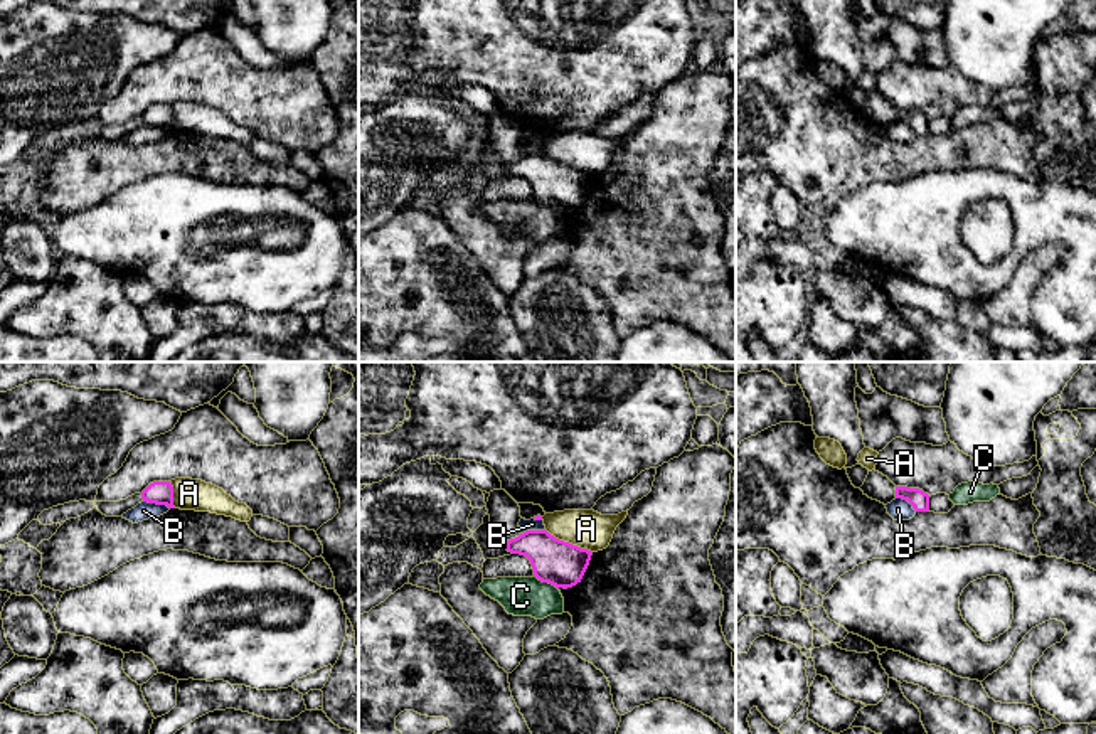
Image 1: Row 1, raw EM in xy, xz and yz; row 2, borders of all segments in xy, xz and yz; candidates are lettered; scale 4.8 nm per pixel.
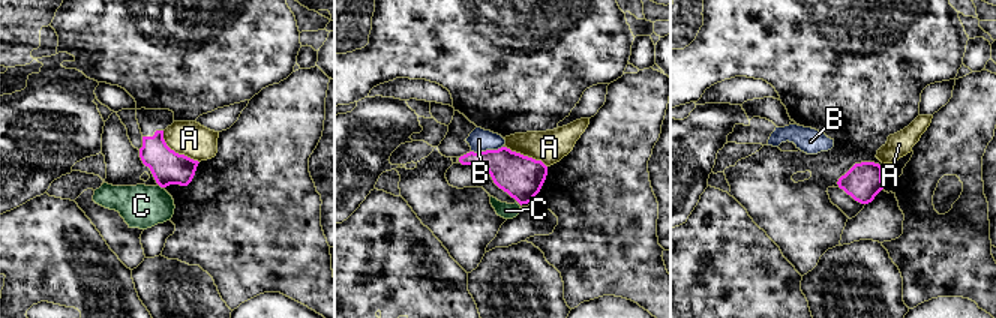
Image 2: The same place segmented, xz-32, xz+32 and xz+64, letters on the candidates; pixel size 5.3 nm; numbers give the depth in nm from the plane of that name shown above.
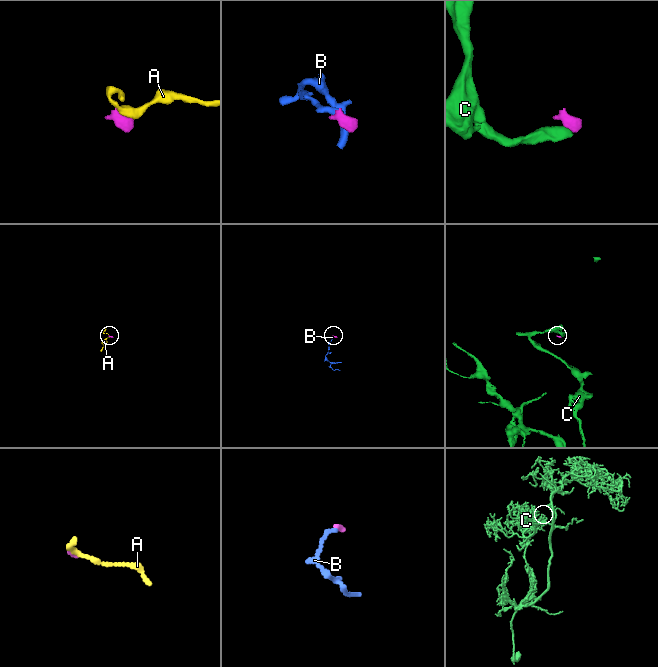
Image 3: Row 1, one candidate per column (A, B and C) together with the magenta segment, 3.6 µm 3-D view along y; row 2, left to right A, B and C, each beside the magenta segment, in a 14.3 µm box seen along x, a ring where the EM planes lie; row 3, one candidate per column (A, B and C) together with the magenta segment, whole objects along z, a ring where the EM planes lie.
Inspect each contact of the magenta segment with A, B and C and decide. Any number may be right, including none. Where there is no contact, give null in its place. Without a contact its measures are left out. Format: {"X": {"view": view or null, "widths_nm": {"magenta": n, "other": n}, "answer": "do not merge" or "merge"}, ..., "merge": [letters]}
{"A": {"view": "xz", "widths_nm": {"magenta": 220, "other": 190}, "answer": "do not merge"}, "B": {"view": "xy", "widths_nm": {"magenta": 110, "other": 90}, "answer": "do not merge"}, "C": {"view": "xz", "widths_nm": {"magenta": 220, "other": 190}, "answer": "do not merge"}, "merge": []}

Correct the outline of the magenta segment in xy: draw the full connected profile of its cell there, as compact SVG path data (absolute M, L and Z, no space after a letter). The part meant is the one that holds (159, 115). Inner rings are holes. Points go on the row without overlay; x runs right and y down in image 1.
M153 104L141 114L143 125L173 130L173 109L170 104Z

